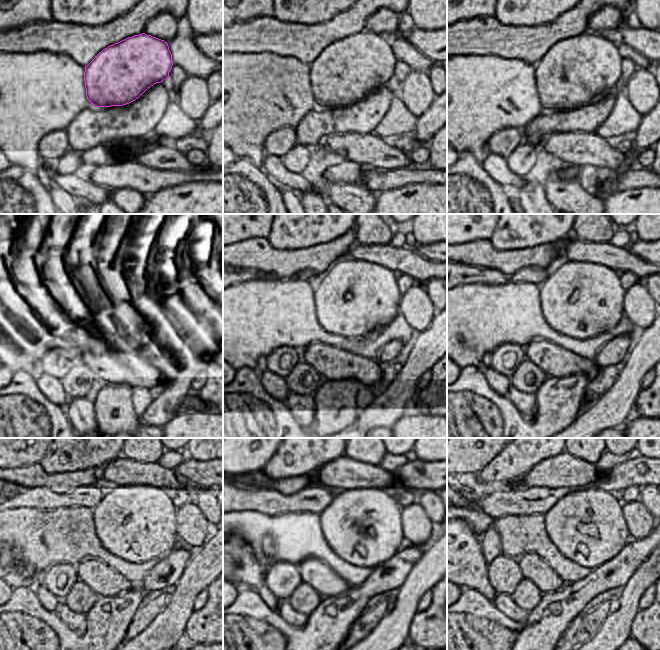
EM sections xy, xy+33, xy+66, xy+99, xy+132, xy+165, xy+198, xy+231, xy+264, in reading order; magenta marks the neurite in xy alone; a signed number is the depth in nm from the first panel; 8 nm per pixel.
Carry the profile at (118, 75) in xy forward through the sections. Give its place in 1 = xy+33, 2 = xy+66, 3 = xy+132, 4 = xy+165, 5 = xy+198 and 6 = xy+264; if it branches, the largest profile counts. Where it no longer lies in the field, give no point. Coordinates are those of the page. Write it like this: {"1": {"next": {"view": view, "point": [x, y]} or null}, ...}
{"1": {"next": {"view": "xy+33", "point": [345, 72]}}, "2": {"next": {"view": "xy+66", "point": [572, 71]}}, "3": {"next": {"view": "xy+132", "point": [352, 298]}}, "4": {"next": {"view": "xy+165", "point": [581, 300]}}, "5": {"next": {"view": "xy+198", "point": [137, 523]}}, "6": {"next": {"view": "xy+264", "point": [587, 525]}}}

